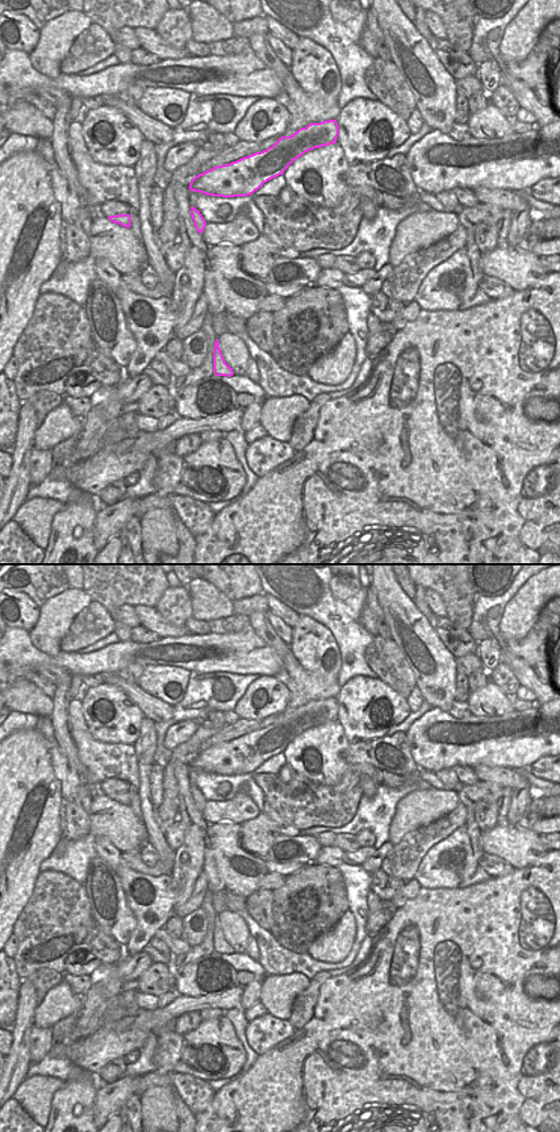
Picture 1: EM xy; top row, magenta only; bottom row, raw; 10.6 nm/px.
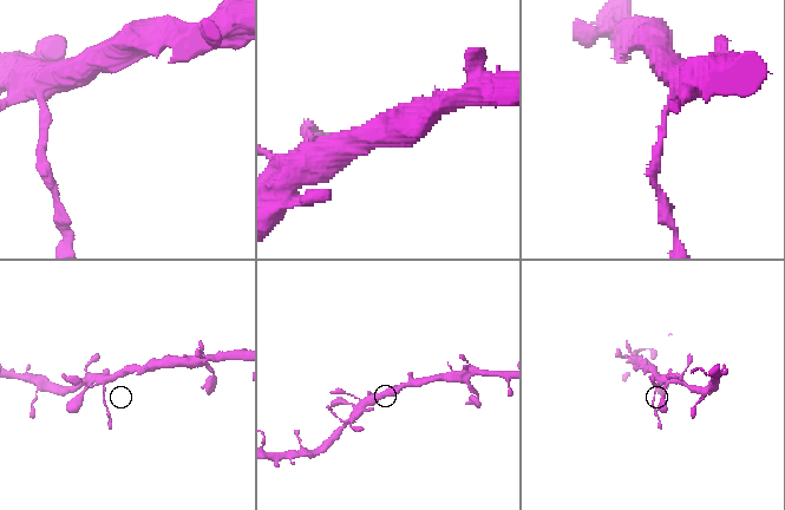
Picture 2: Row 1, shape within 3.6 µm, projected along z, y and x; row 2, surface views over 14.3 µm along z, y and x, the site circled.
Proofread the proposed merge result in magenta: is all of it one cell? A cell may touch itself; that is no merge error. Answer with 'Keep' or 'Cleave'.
Keep

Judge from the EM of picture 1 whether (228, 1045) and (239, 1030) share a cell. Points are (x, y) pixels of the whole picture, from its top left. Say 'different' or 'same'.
different

